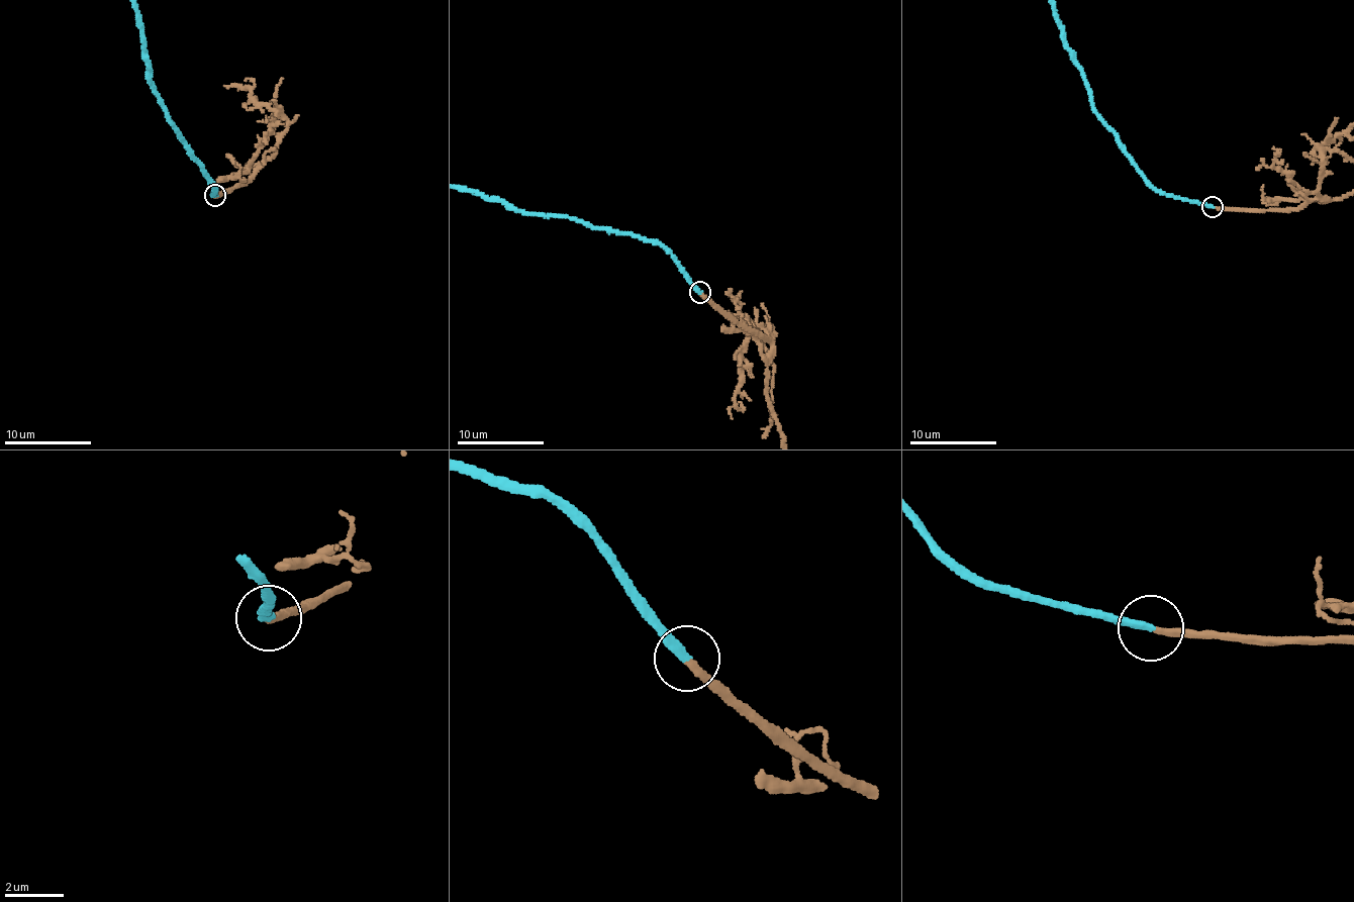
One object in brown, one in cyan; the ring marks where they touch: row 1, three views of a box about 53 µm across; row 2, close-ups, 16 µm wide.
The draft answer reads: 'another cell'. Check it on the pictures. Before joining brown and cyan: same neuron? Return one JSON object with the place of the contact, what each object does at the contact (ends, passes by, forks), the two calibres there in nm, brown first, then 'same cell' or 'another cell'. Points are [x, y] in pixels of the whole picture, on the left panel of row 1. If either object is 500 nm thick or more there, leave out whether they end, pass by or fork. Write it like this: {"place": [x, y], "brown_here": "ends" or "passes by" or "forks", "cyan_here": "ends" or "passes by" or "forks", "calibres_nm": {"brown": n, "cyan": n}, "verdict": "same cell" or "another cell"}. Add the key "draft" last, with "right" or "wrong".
{"place": [215, 195], "brown_here": "ends", "cyan_here": "ends", "calibres_nm": {"brown": 260, "cyan": 320}, "verdict": "same cell", "draft": "wrong"}

